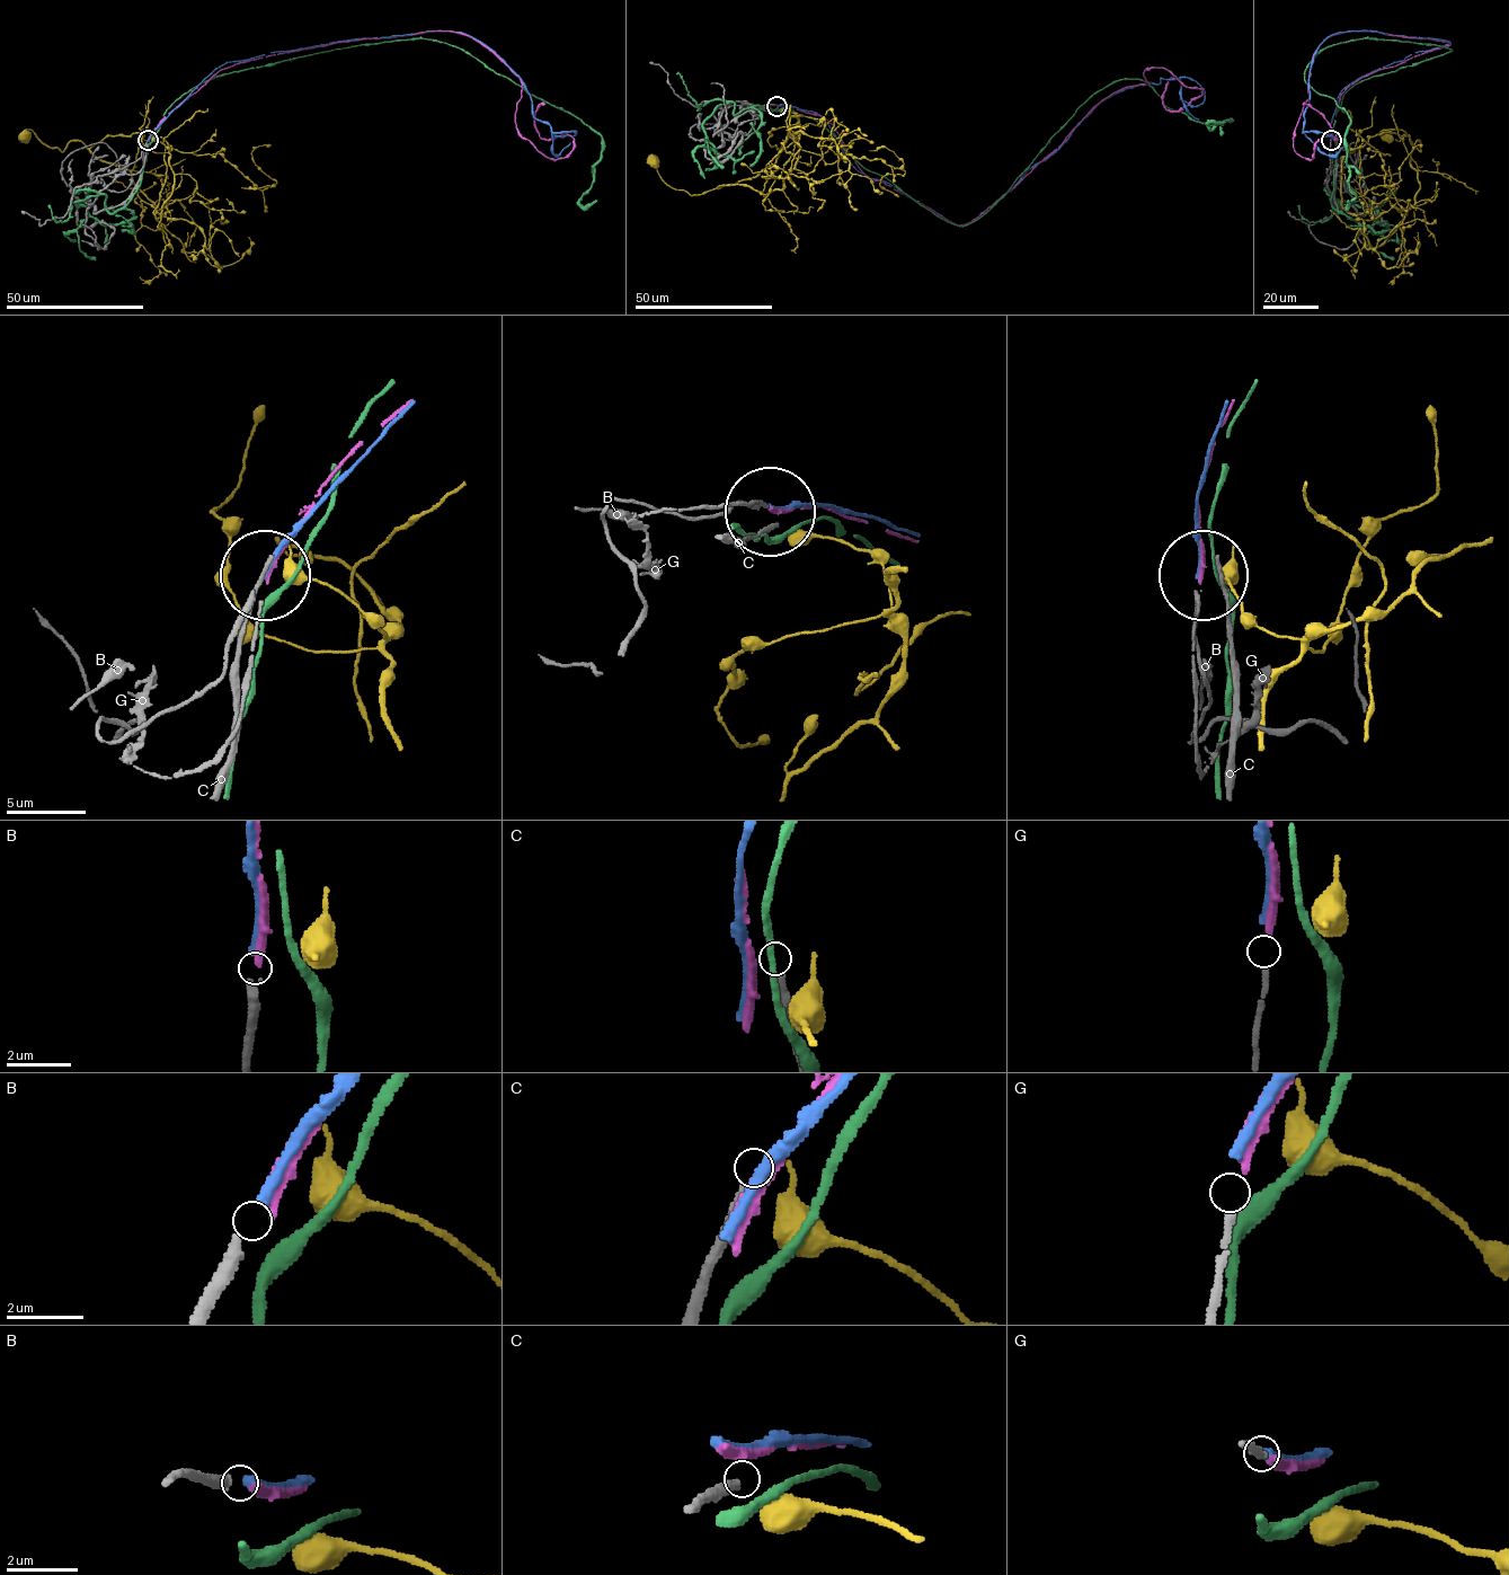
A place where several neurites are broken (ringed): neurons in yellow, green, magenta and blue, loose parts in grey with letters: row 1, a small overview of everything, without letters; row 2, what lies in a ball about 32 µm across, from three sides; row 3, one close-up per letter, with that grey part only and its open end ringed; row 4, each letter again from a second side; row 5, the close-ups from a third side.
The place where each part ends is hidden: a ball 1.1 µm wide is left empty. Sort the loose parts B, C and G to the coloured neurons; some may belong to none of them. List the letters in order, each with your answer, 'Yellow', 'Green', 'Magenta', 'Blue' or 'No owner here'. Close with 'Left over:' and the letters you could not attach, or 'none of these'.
B: Blue
C: No owner here
G: Magenta
Left over: C

